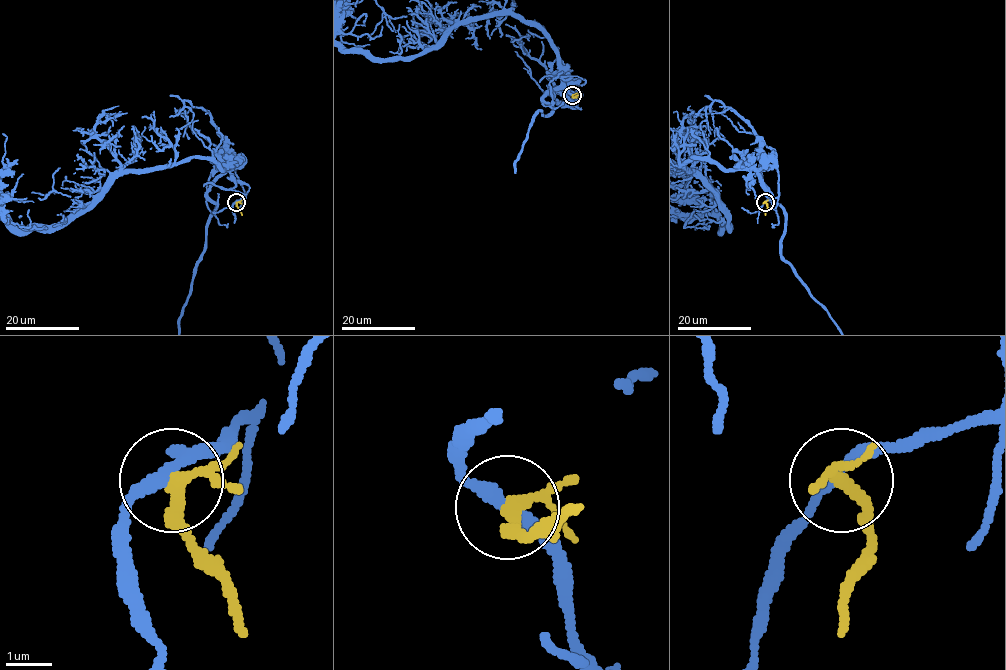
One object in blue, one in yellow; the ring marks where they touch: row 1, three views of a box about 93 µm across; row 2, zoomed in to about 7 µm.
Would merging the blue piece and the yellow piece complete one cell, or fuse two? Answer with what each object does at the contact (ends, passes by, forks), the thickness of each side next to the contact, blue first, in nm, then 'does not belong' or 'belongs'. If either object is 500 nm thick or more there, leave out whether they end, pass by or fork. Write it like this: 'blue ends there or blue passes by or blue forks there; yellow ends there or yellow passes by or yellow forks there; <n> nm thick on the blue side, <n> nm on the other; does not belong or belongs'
blue passes by; yellow forks there; 280 nm thick on the blue side, 200 nm on the other; does not belong

